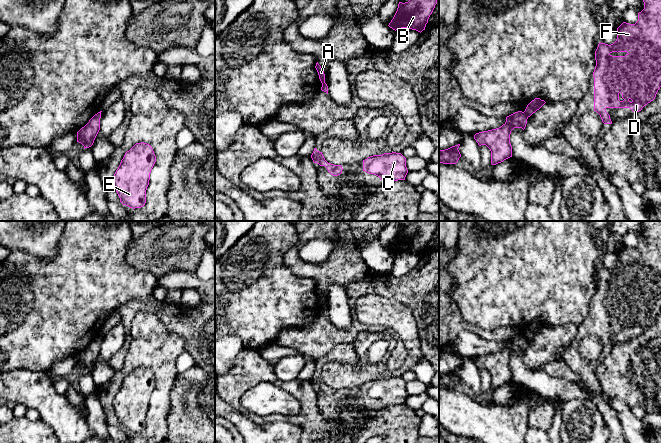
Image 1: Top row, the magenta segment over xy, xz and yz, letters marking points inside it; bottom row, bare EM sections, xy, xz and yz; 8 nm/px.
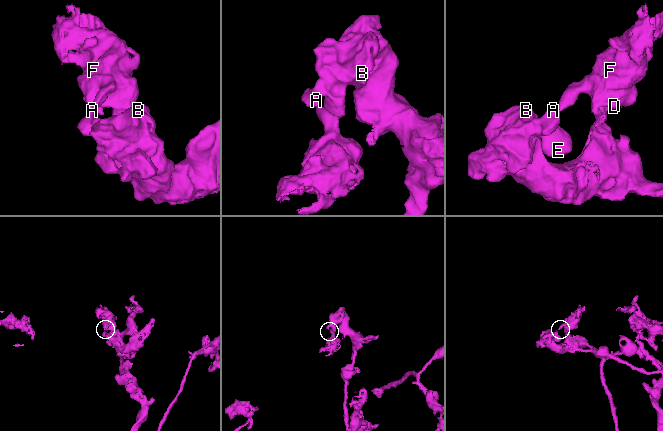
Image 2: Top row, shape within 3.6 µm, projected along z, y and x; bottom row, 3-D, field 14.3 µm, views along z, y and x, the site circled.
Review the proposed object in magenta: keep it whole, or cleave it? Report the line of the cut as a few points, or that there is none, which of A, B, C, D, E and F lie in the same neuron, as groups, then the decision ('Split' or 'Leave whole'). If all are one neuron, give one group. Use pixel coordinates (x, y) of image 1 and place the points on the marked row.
Split along yz (523, 112), (527, 117). Groups: A B E / C D F. Split

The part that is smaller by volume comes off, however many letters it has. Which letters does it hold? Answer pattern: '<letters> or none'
C, D, F

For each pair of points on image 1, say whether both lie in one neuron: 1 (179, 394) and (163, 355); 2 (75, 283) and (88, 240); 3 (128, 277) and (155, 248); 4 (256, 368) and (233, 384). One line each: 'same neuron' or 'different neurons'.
1: different neurons
2: same neuron
3: different neurons
4: same neuron

